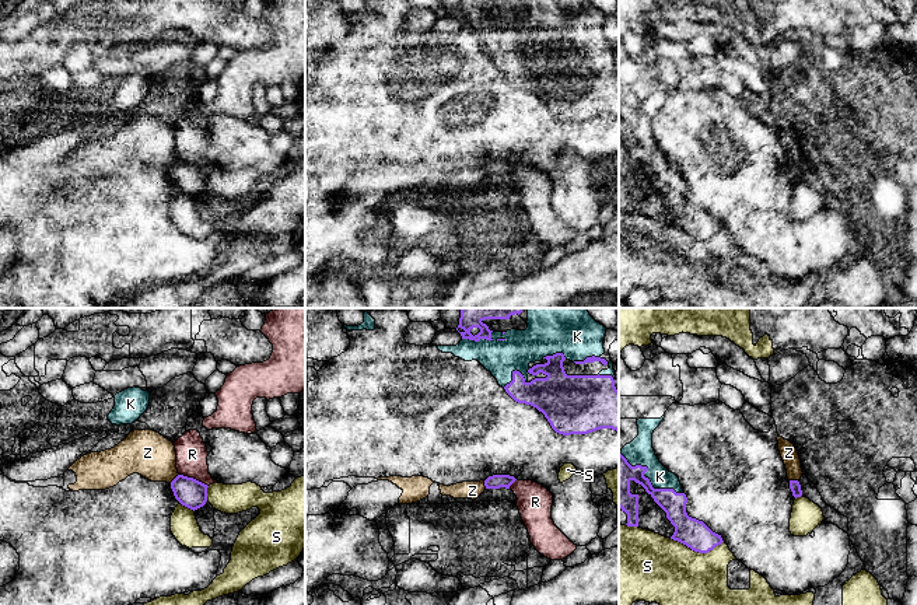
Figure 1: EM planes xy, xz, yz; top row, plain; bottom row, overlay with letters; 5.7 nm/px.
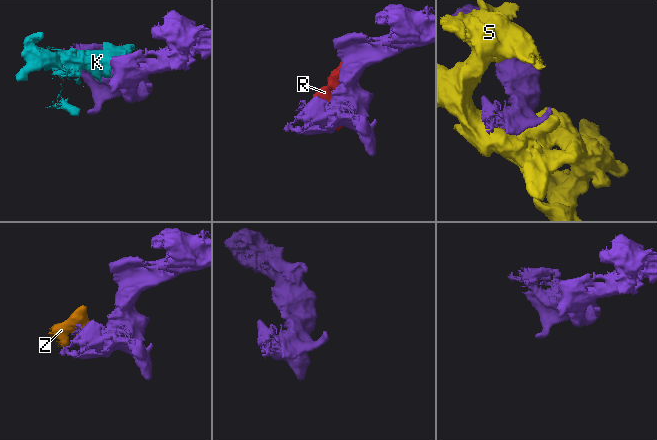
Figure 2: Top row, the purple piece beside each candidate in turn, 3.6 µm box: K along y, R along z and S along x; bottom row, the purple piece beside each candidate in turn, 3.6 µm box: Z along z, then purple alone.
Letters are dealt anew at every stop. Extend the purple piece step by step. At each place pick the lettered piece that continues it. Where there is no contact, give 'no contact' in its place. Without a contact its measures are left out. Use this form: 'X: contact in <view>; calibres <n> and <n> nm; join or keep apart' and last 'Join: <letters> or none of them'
K: contact in yz; calibres 160 and 150 nm; join
R: contact in xy; calibres 160 and 180 nm; keep apart
S: contact in yz; calibres 170 and 380 nm; keep apart
Z: contact in yz; calibres 60 and 100 nm; keep apart
Join: K

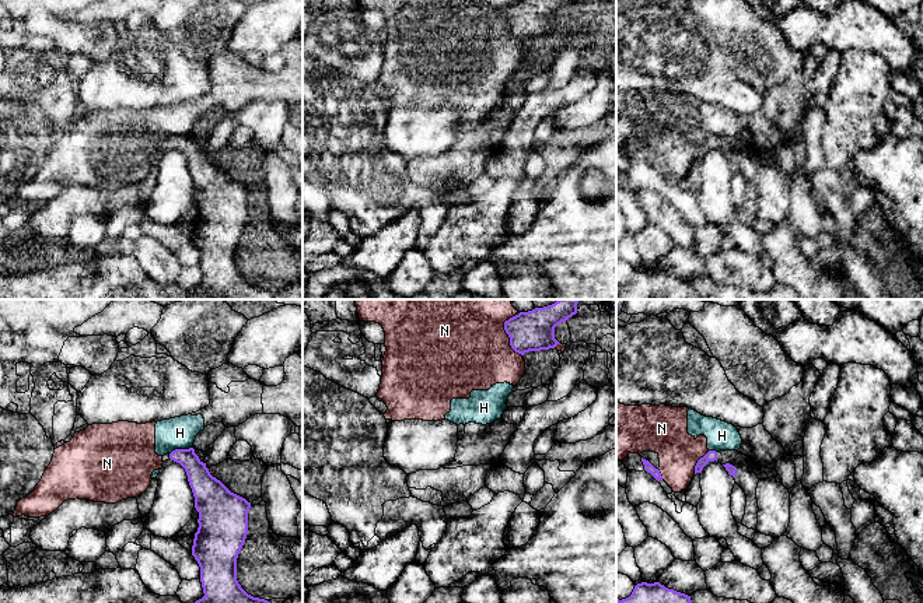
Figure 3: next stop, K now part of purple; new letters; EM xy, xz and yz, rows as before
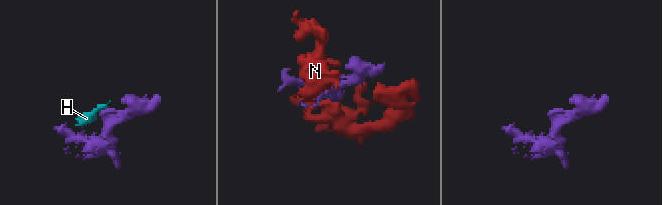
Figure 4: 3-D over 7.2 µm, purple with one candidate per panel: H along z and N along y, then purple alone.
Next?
H: contact in xy; calibres 150 and 190 nm; keep apart
N: contact in xz; calibres 220 and 440 nm; keep apart
Join: none of them

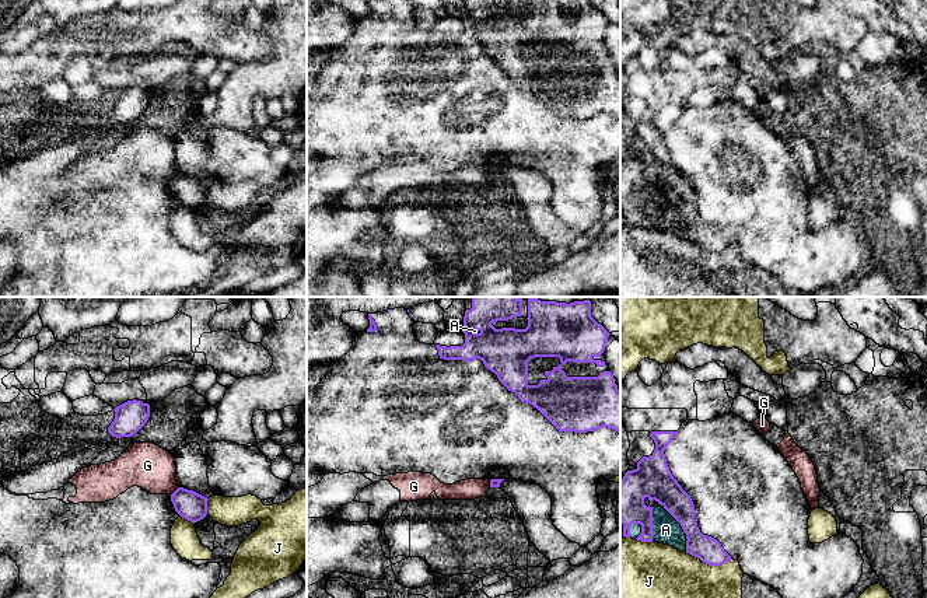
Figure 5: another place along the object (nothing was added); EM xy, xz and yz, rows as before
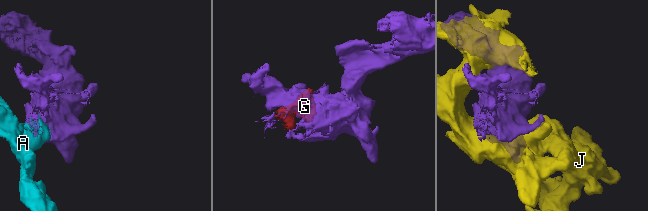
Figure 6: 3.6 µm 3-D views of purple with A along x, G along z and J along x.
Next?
A: contact in yz; calibres 170 and 160 nm; join
G: contact in xy; calibres 160 and 260 nm; keep apart
J: contact in yz; calibres 150 and 500 nm; keep apart
Join: A

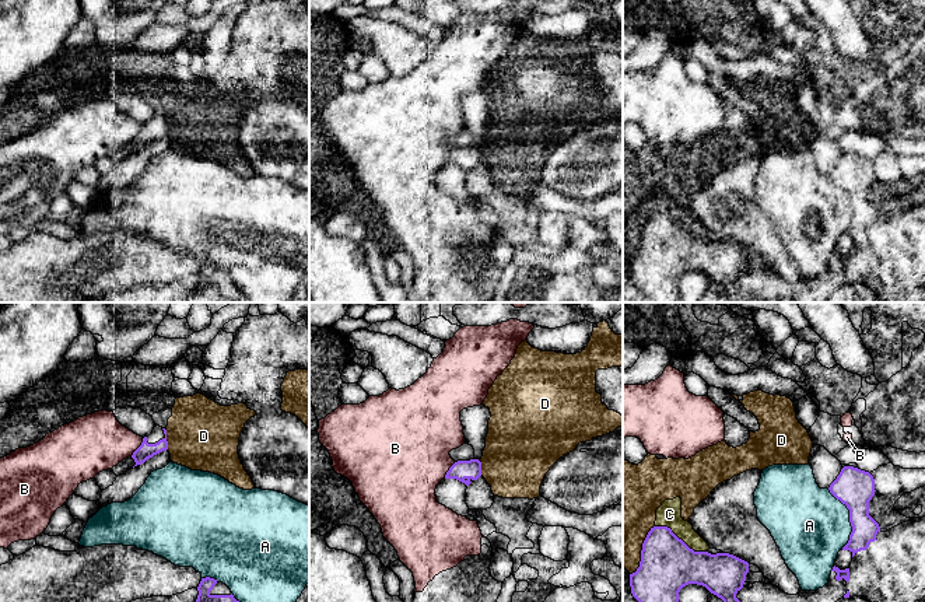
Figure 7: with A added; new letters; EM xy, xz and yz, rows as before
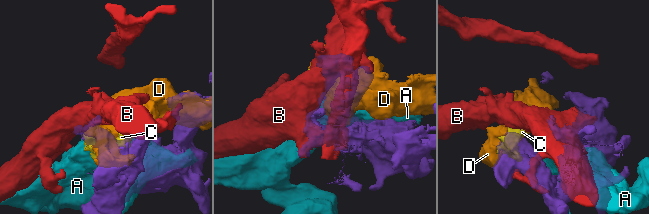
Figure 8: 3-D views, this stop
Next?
A: contact in yz; calibres 220 and 440 nm; keep apart
B: contact in xy; calibres 90 and 320 nm; keep apart
C: contact in yz; calibres 320 and 140 nm; keep apart
D: contact in xy; calibres 90 and 400 nm; keep apart
Join: none of them

